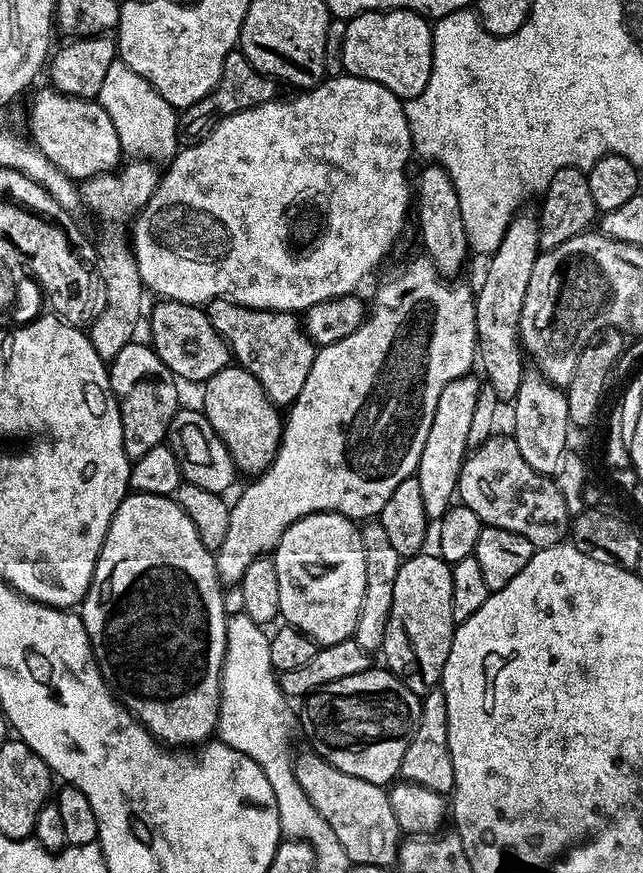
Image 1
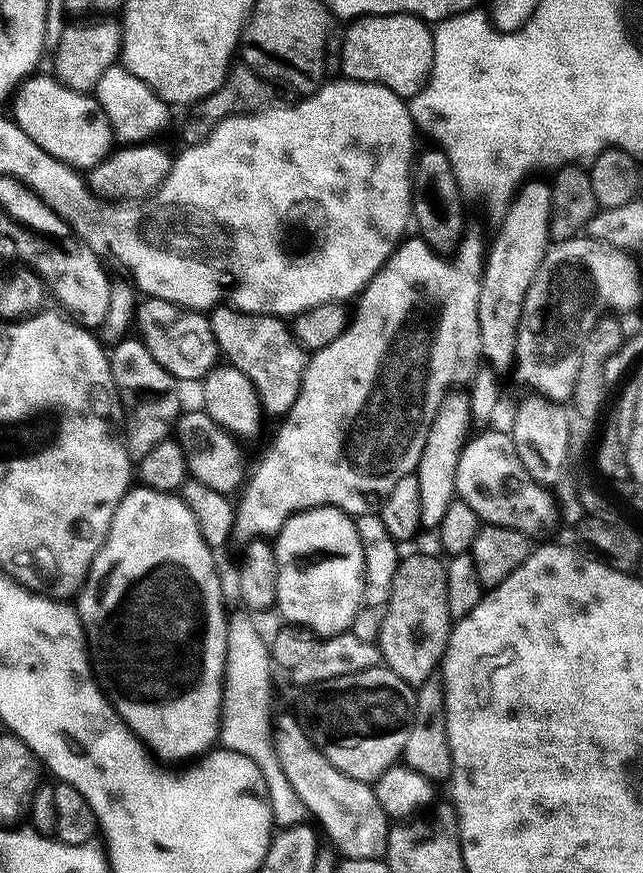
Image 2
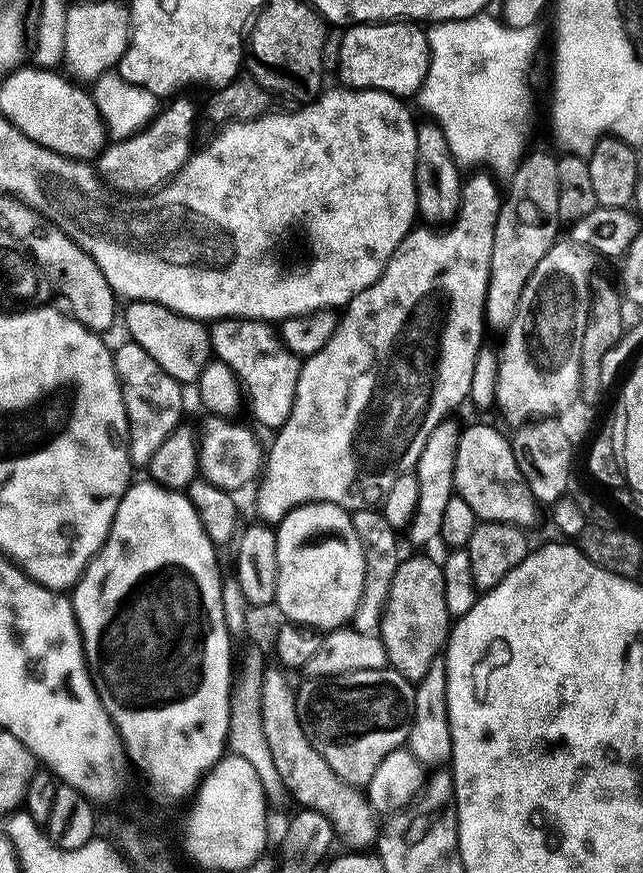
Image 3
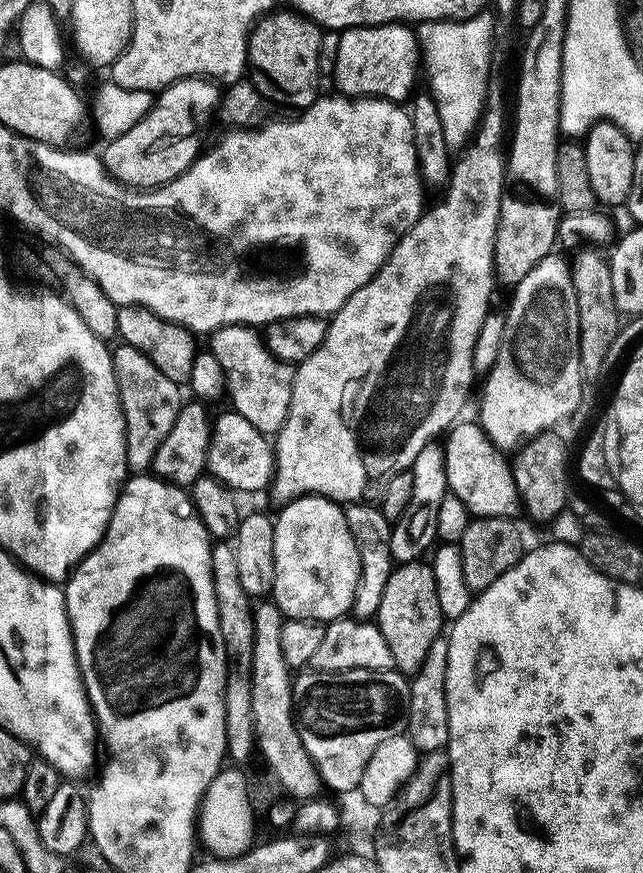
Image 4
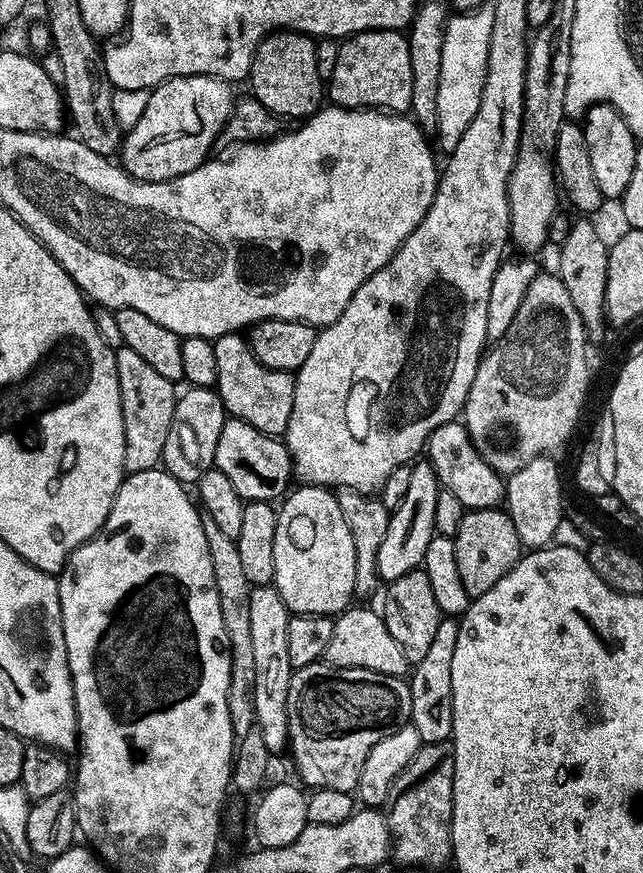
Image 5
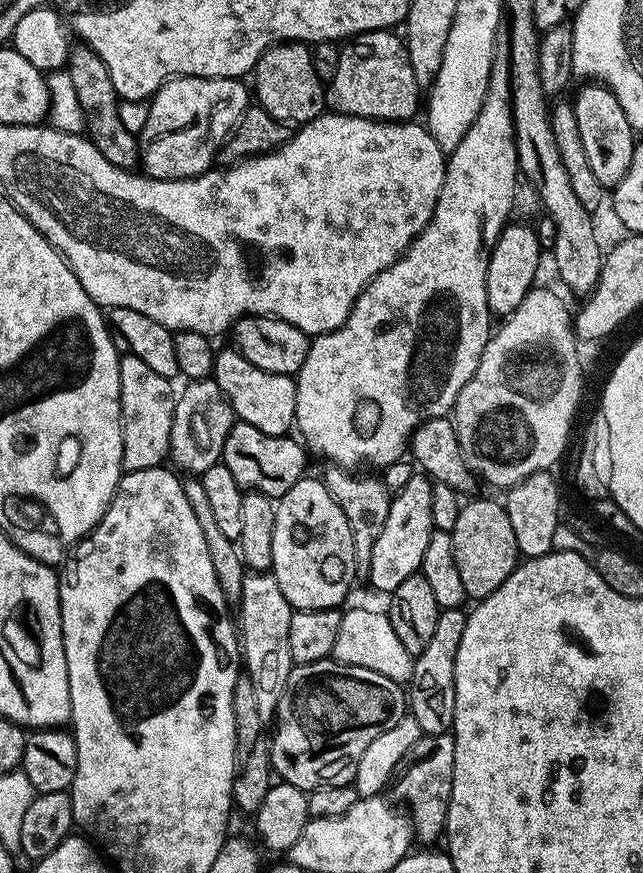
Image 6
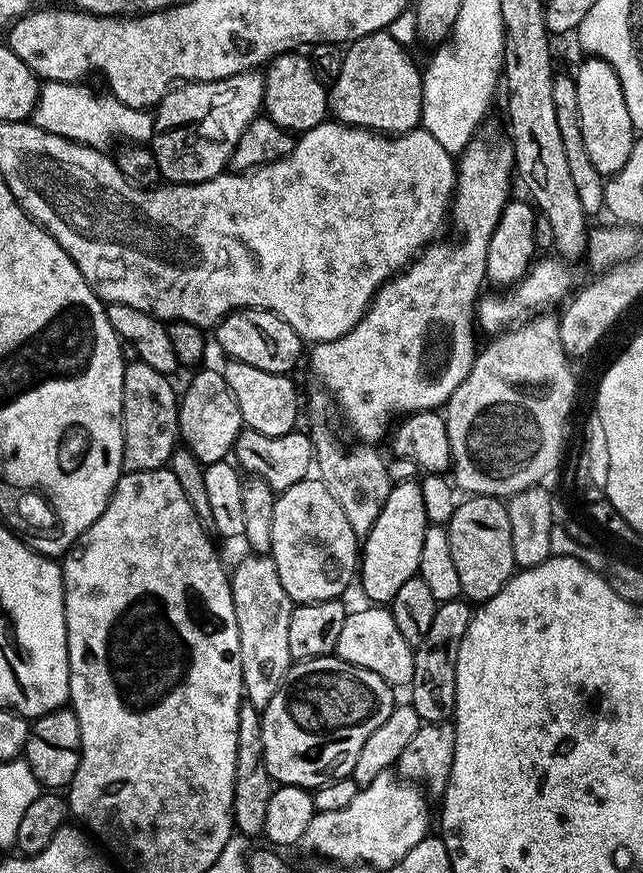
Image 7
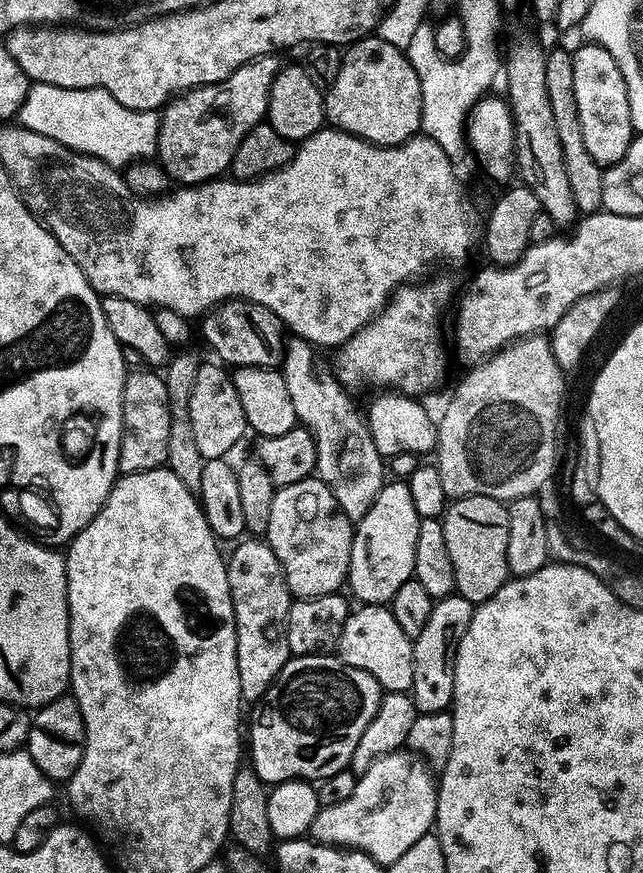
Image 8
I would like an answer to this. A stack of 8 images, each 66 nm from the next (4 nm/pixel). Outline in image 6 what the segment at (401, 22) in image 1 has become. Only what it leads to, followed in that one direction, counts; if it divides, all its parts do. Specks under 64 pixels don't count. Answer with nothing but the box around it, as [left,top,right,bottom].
[326,30,422,122]

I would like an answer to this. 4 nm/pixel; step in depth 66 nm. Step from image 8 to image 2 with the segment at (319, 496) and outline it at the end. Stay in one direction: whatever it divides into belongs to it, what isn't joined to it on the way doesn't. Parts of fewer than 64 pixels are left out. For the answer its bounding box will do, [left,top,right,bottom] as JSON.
[274,508,364,638]

